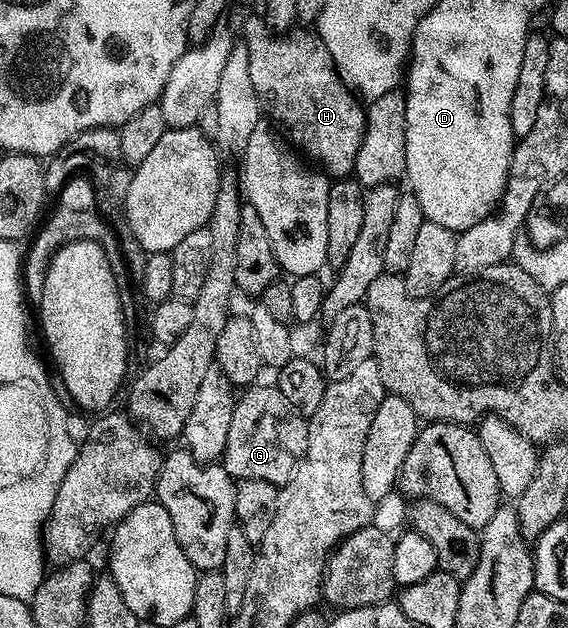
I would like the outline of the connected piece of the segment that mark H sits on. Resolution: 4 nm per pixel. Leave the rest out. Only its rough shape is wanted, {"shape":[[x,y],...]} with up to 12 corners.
{"shape":[[247,19],[265,116],[331,178],[349,178],[366,109],[317,32]]}

